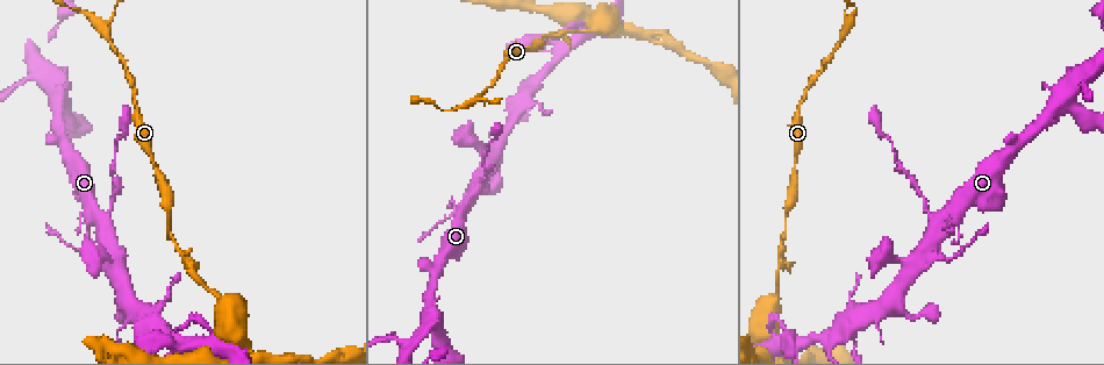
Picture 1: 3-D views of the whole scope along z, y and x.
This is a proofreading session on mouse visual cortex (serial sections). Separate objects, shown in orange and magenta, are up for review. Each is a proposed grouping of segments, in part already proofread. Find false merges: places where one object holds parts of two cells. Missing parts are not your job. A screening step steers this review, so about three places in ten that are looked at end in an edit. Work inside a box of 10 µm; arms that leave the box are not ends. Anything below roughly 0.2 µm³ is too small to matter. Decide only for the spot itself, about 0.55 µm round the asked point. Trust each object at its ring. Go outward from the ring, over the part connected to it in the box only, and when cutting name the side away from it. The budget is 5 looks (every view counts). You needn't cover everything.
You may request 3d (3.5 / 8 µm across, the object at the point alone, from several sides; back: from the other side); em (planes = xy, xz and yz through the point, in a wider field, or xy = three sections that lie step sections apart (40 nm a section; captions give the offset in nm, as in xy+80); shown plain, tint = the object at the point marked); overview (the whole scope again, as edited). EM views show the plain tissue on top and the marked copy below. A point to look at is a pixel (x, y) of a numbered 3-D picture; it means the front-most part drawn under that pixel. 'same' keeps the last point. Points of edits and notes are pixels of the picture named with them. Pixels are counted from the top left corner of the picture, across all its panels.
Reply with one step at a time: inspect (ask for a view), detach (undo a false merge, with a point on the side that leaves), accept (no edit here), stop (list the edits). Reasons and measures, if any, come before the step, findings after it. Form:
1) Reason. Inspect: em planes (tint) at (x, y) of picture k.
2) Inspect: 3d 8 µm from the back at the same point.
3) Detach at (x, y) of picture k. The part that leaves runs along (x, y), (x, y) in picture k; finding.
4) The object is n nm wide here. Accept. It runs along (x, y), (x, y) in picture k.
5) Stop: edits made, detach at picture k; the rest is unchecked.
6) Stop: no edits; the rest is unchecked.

Calibre changes. Inspect: 3d 8 µm at (473, 100) of picture 1.

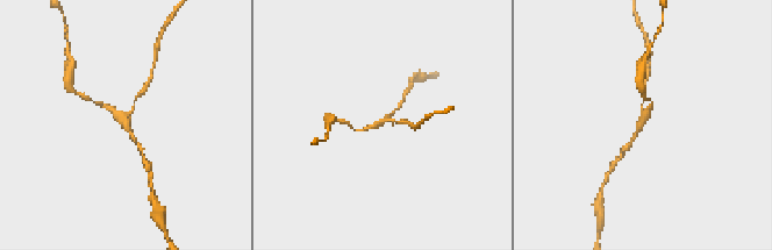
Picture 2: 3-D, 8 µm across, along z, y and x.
Inspect: 3d 3.5 µm at the same point.

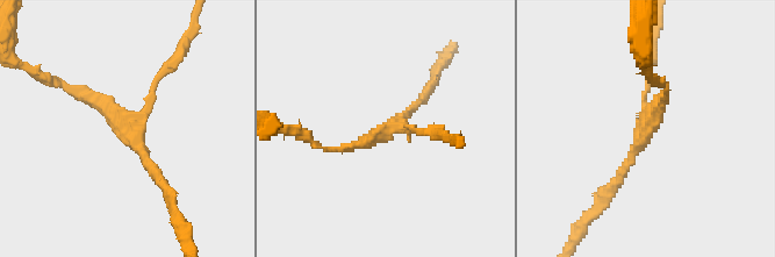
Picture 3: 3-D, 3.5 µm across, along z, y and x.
3 arms meet here; the arms are 100, 150, 150 nm wide; now the EM. Inspect: em xy step 1 (tint) at (647, 130) of picture 3.

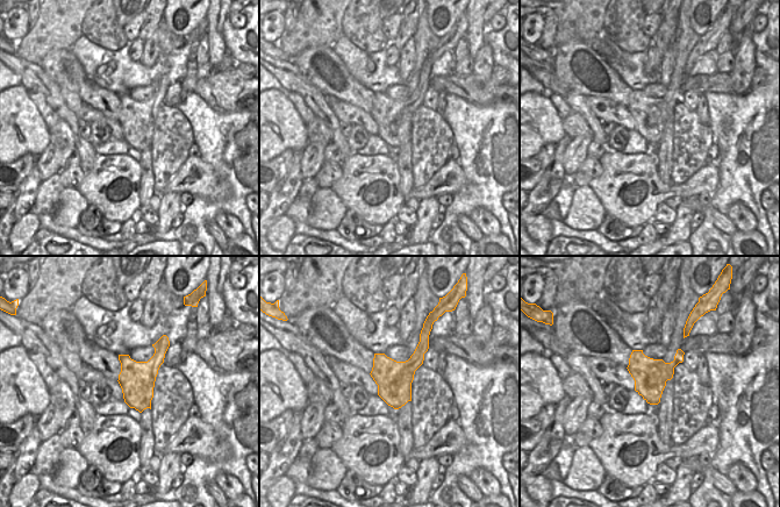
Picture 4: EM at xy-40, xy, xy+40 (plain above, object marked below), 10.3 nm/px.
The object is 360 nm wide here. Accept. It runs along (164, 186), (100, 101), (64, 90) in picture 3; continuous, no second cell.

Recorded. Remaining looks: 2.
Thin neck. Inspect: 3d 3.5 µm at (778, 282) of picture 1.

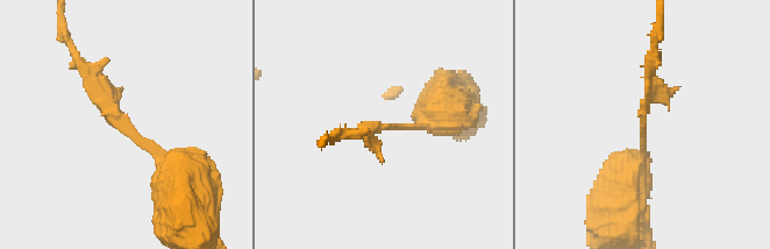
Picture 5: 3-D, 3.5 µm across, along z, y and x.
The arms are 100, 150 nm wide; need the tissue. Inspect: em planes (tint) at (383, 125) of picture 5.

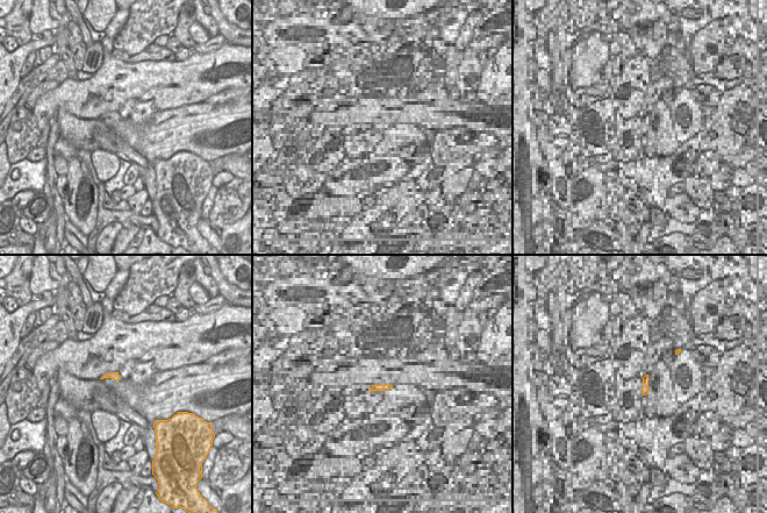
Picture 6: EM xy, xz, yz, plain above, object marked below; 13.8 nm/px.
Accept. It runs along (78, 63), (182, 185) in picture 5; one cell here.

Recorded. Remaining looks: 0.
Stop: no edits; the rest is unchecked.

